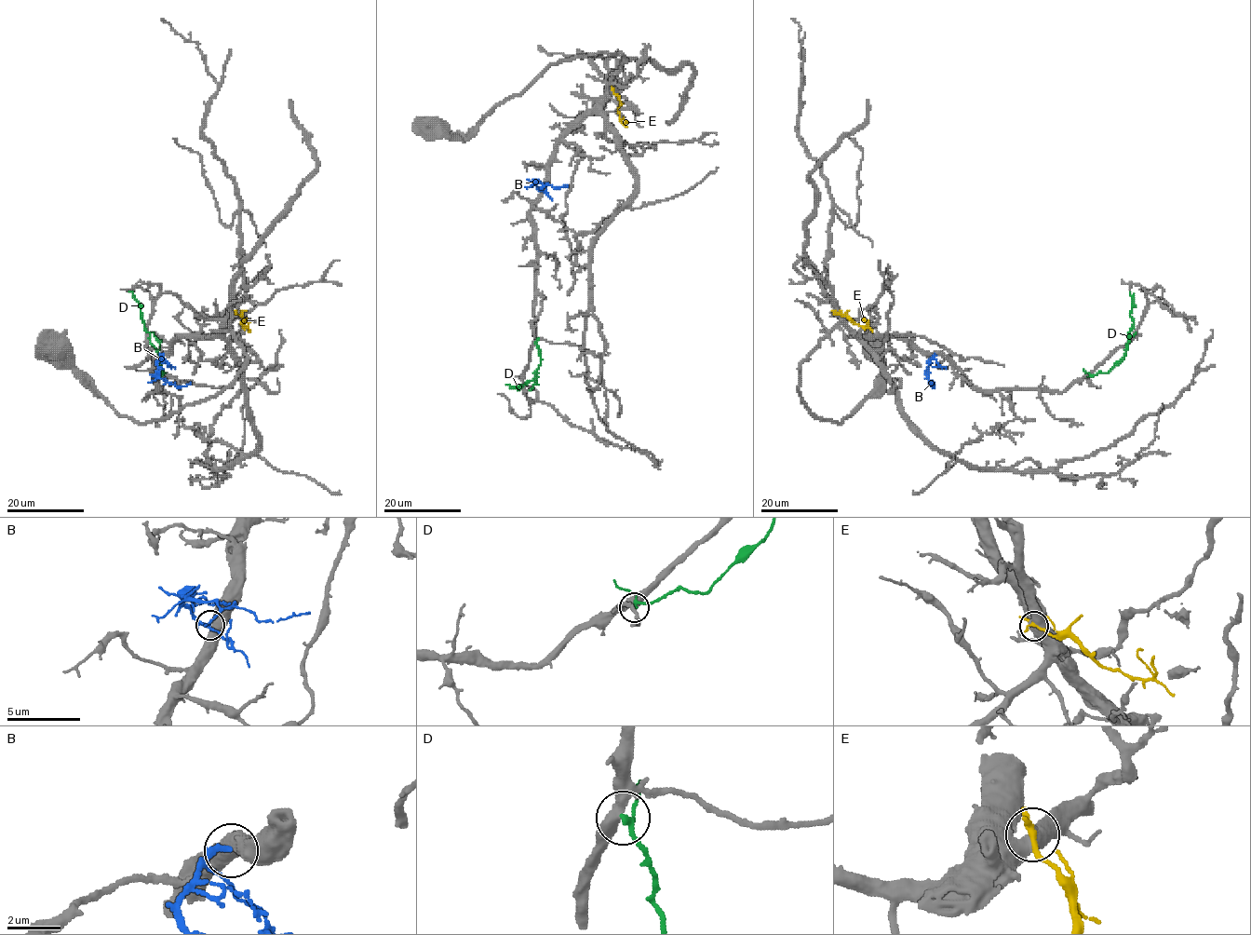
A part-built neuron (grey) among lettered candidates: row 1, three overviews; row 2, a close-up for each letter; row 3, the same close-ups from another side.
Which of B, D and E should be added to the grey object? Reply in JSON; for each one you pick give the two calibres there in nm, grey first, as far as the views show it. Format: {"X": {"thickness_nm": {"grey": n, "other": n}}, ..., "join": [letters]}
{"B": {"thickness_nm": {"grey": 550, "other": 240}}, "join": ["B"]}

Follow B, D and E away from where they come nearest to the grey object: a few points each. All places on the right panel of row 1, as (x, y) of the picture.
B: (934, 355), (927, 367), (927, 374), (931, 382)
D: (1088, 377), (1099, 372), (1107, 372), (1124, 356), (1128, 332), (1133, 323), (1129, 291)
E: (836, 313), (863, 327), (867, 325), (865, 318)

